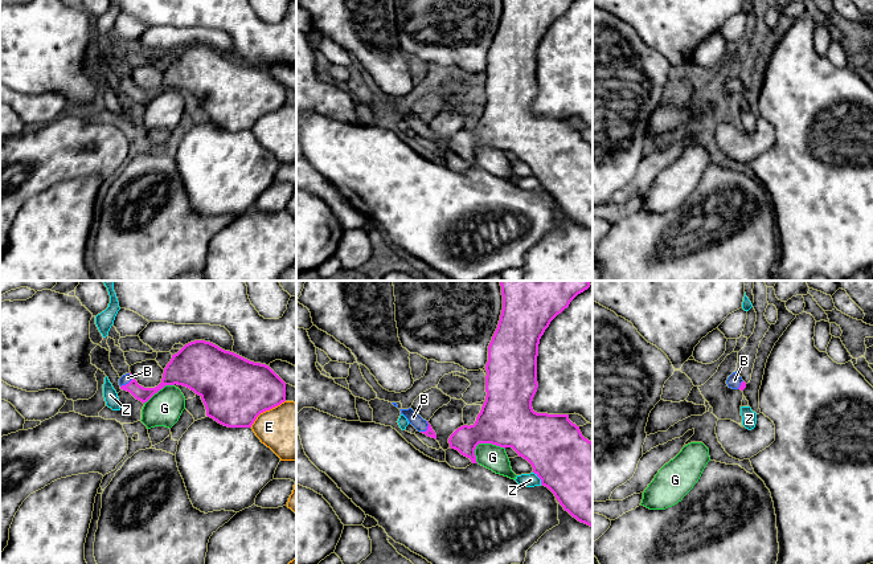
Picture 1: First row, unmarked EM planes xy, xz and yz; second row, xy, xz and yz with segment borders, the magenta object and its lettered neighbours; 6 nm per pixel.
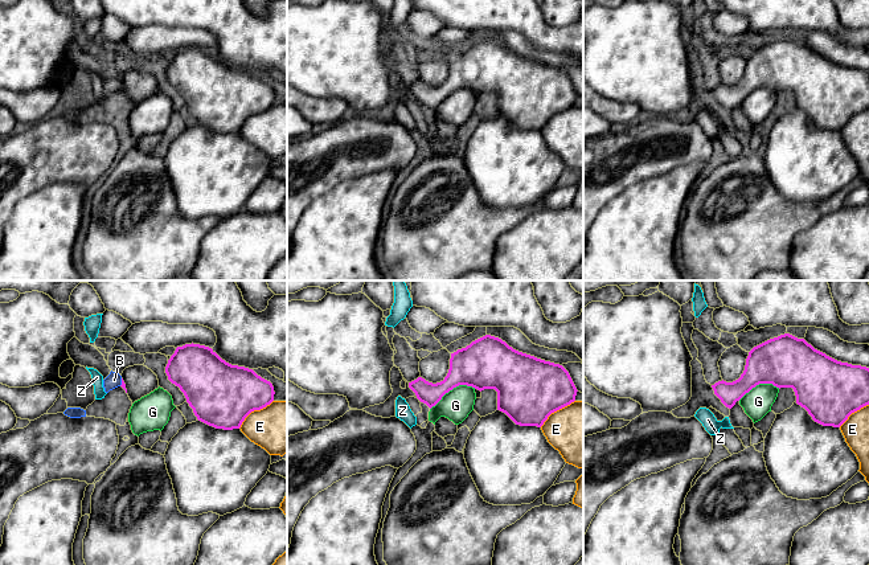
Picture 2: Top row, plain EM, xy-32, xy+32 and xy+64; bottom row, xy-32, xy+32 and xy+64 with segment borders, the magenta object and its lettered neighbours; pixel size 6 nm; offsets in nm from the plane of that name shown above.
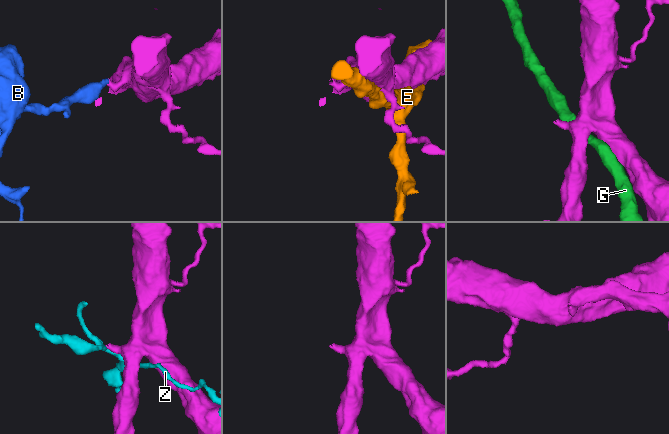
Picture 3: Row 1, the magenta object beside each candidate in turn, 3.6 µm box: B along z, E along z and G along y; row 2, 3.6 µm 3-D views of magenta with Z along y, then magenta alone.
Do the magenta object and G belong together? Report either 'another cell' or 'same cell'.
another cell

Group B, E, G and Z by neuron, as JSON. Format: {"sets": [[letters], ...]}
{"sets": [["B"], ["E"], ["G"], ["Z"]]}

